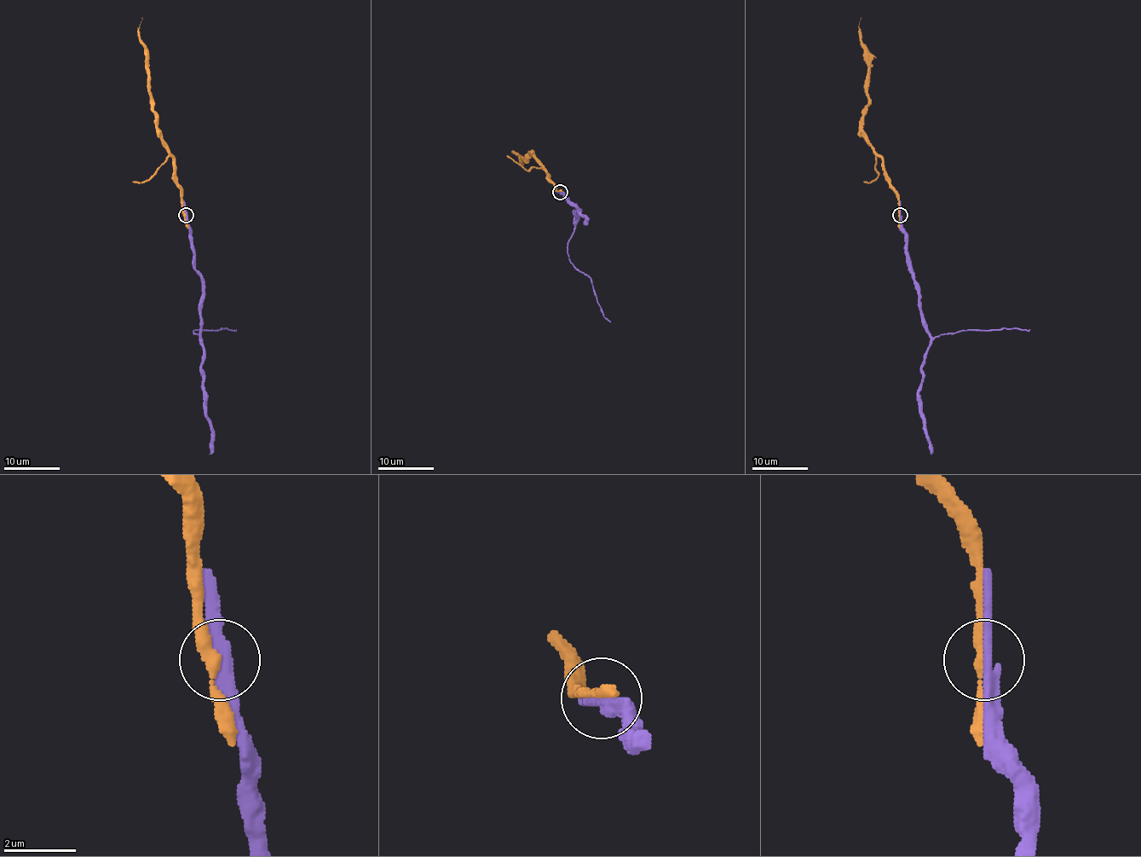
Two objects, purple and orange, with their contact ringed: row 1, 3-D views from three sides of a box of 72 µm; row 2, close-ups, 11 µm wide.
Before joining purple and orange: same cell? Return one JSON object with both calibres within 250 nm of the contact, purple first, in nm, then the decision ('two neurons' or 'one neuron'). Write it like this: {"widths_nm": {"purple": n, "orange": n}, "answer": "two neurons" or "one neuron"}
{"widths_nm": {"purple": 360, "orange": 240}, "answer": "one neuron"}

